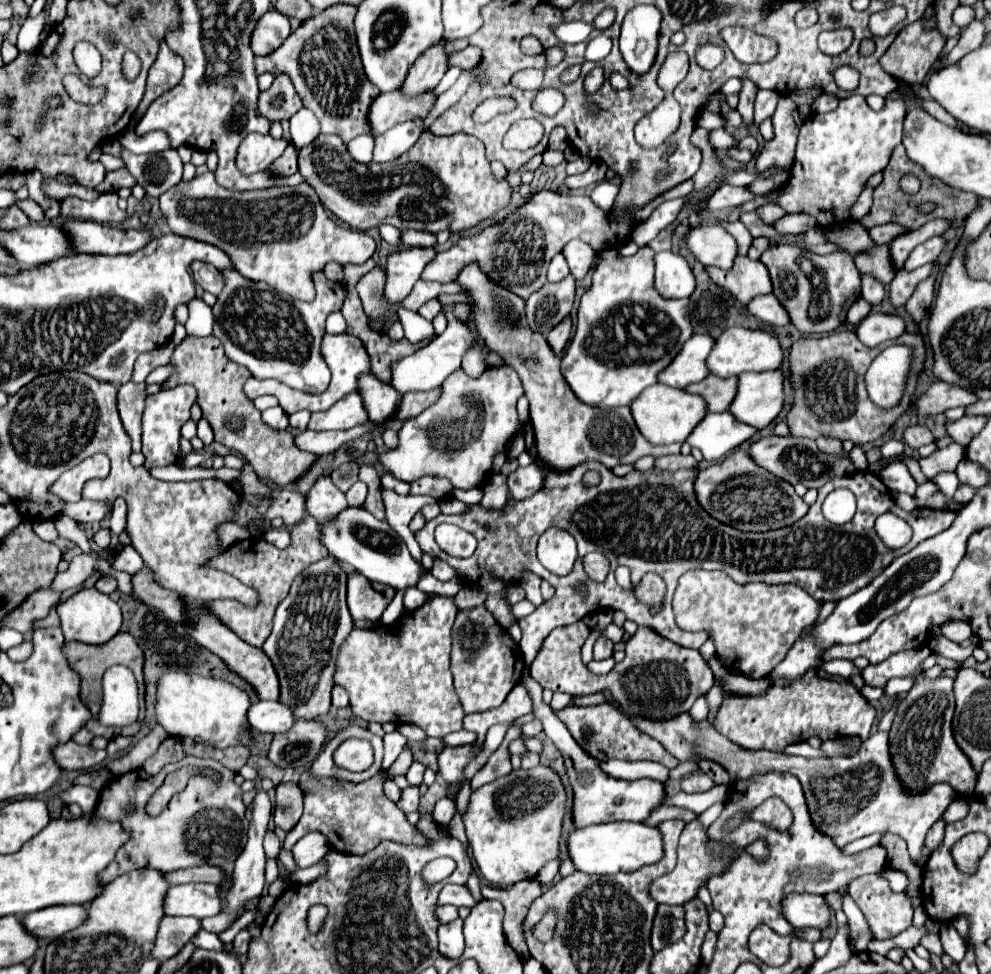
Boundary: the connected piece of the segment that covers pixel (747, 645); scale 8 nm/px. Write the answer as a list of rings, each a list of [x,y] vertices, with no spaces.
[[[723,570],[685,572],[679,578],[679,586],[673,594],[673,614],[677,626],[687,632],[705,630],[709,634],[709,640],[713,640],[715,654],[723,662],[723,666],[747,678],[769,676],[779,660],[783,660],[787,648],[797,640],[797,636],[801,636],[807,626],[815,624],[819,610],[821,604],[815,602],[813,596],[807,596],[807,592],[803,592],[803,588],[797,588],[795,584],[735,584],[735,580],[731,580],[731,576],[727,576]]]

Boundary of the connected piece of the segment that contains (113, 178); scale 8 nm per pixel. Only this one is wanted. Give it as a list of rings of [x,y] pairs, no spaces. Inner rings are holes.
[[[113,170],[113,172],[107,172],[103,184],[99,184],[97,190],[99,192],[117,192],[123,186],[129,186],[131,188],[135,184],[137,184],[135,178],[127,170]]]

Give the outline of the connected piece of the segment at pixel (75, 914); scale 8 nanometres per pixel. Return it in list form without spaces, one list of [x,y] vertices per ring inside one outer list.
[[[51,906],[29,912],[21,918],[23,928],[41,940],[55,940],[77,928],[87,918],[87,908],[83,906]]]

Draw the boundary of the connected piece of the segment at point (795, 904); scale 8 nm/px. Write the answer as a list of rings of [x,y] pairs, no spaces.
[[[791,892],[781,900],[781,906],[783,906],[783,916],[795,928],[803,928],[803,926],[819,928],[819,930],[829,928],[831,912],[823,896]]]

